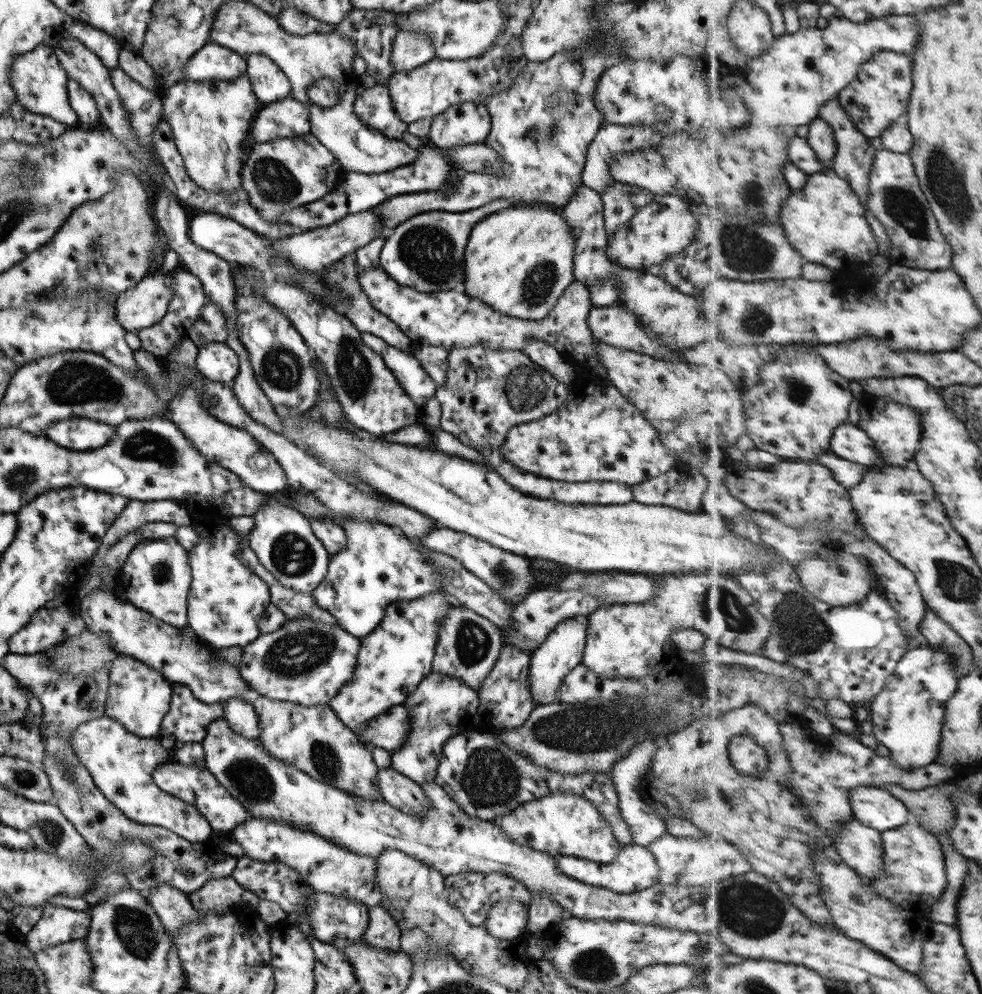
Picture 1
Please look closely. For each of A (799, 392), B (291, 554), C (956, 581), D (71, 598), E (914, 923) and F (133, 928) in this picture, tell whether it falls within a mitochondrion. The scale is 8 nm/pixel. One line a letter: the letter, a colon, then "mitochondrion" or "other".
A: mitochondrion
B: mitochondrion
C: mitochondrion
D: other
E: other
F: mitochondrion

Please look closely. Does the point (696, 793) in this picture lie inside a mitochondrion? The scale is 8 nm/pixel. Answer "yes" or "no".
yes

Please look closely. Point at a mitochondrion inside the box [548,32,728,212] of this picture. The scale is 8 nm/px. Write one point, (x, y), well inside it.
(572, 67)

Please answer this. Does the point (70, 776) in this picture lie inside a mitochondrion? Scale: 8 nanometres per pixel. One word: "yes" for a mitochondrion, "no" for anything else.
yes

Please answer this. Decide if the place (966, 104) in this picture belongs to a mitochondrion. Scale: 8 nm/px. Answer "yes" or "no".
no

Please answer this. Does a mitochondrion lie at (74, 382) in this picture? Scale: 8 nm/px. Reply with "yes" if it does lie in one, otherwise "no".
yes

